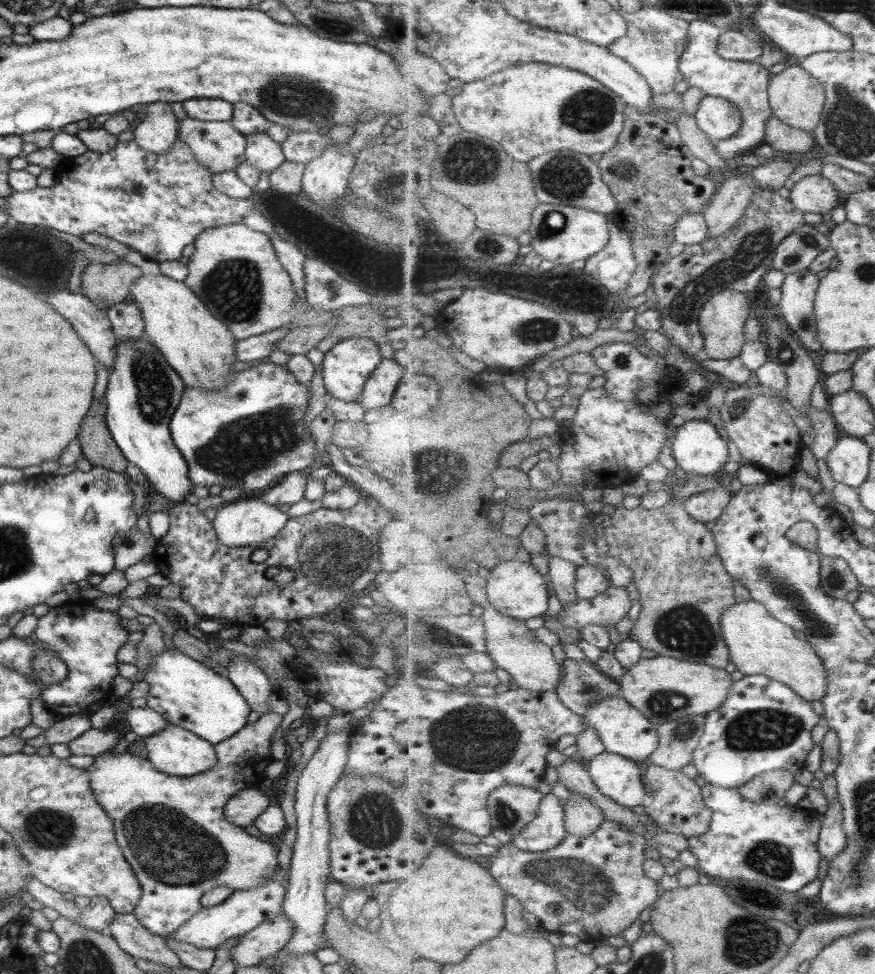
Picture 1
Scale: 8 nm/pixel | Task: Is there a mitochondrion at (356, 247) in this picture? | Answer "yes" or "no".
yes

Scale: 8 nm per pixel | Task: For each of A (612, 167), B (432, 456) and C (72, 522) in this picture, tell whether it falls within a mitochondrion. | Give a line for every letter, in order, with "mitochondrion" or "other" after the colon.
A: mitochondrion
B: mitochondrion
C: other

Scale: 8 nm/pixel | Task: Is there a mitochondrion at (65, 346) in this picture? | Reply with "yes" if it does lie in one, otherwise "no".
no

